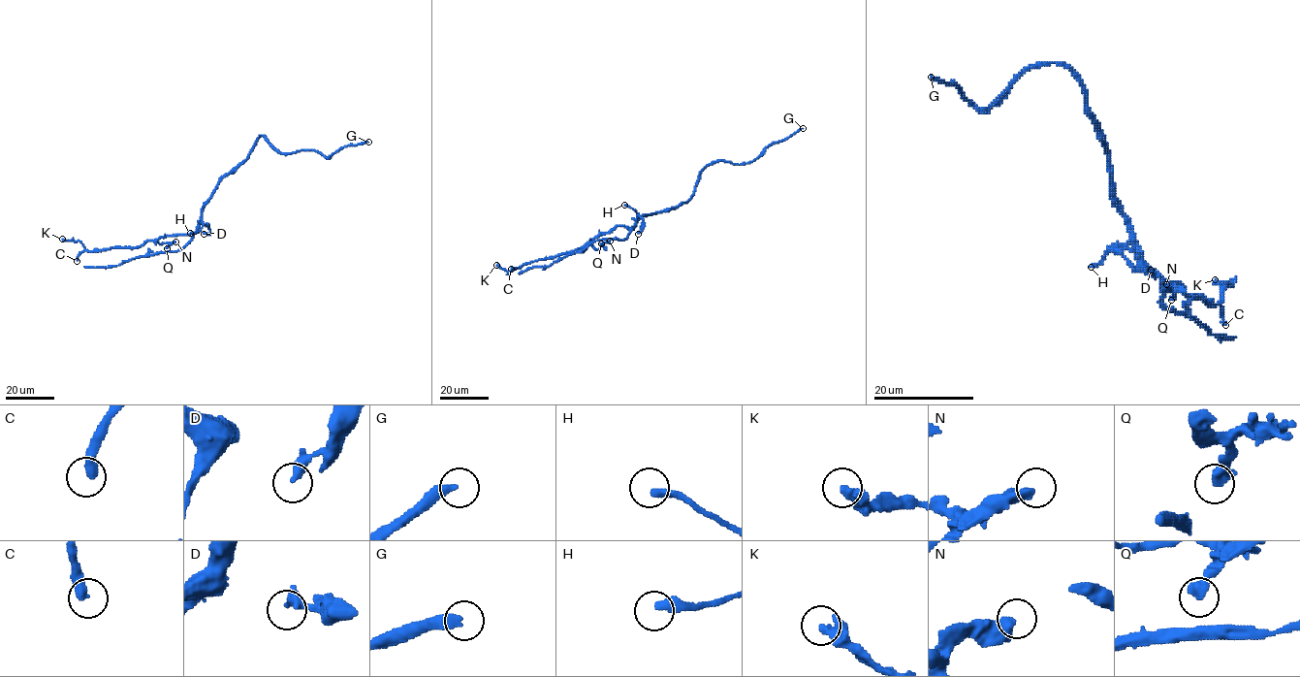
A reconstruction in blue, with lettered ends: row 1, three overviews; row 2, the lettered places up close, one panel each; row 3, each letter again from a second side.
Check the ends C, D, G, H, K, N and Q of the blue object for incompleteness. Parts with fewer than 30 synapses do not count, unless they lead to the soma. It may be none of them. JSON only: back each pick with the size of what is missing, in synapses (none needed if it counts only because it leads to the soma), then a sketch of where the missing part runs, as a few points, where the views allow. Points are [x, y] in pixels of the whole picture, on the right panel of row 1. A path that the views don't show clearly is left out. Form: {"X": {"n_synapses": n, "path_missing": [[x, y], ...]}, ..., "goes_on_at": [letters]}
{"goes_on_at": []}

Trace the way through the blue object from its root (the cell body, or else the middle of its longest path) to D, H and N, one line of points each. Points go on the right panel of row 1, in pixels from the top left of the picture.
D: (1110, 159), (1112, 201), (1123, 213), (1130, 236), (1126, 243), (1117, 244), (1113, 250), (1135, 270), (1151, 270)
H: (1110, 159), (1112, 201), (1123, 213), (1130, 240), (1126, 243), (1114, 244), (1095, 266), (1091, 267)
N: (1110, 159), (1110, 195), (1123, 213), (1137, 253), (1134, 270), (1158, 274), (1182, 290), (1171, 290), (1166, 284)

